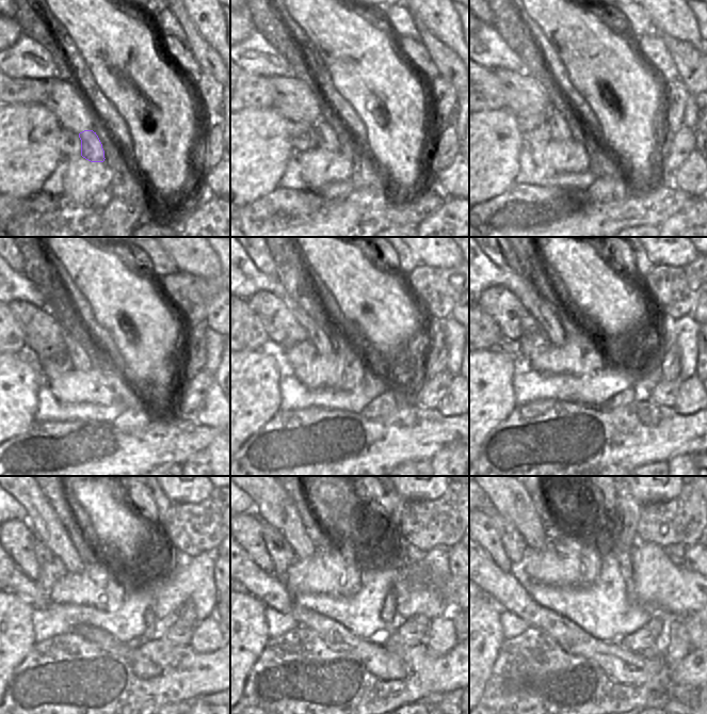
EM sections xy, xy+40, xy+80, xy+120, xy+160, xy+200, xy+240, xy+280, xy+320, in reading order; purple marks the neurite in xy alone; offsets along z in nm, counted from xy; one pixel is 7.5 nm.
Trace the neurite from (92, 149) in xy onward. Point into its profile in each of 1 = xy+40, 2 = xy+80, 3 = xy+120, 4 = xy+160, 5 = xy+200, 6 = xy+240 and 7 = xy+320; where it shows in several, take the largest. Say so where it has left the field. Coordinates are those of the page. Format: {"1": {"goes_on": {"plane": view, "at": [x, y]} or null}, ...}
{"1": {"goes_on": {"plane": "xy+40", "at": [327, 140]}}, "2": {"goes_on": {"plane": "xy+80", "at": [559, 128]}}, "3": {"goes_on": {"plane": "xy+120", "at": [80, 362]}}, "4": {"goes_on": {"plane": "xy+160", "at": [318, 336]}}, "5": {"goes_on": {"plane": "xy+200", "at": [505, 258]}}, "6": {"goes_on": {"plane": "xy+240", "at": [41, 516]}}, "7": {"goes_on": {"plane": "xy+320", "at": [510, 497]}}}

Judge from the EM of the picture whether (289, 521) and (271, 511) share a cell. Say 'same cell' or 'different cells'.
same cell

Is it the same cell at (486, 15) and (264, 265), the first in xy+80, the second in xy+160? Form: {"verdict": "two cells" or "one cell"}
{"verdict": "one cell"}

